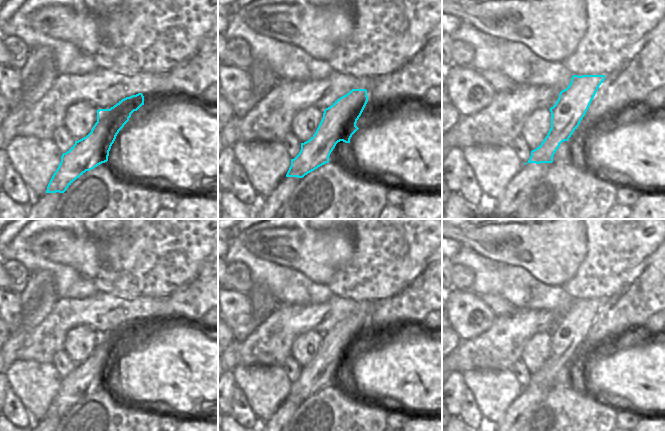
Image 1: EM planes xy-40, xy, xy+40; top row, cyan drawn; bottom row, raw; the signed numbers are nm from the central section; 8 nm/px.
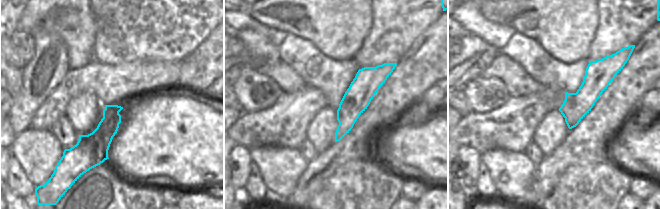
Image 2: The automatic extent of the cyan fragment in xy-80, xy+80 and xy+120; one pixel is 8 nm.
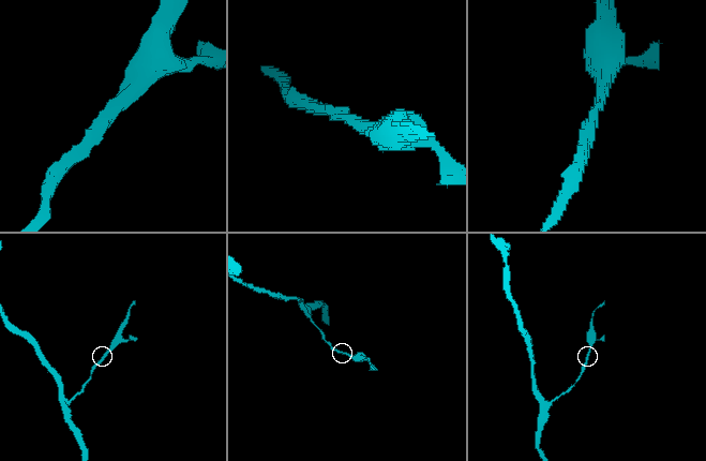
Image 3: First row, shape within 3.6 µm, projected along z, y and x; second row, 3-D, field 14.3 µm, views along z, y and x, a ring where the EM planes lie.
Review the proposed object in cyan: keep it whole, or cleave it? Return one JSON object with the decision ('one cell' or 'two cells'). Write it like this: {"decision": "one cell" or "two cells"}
{"decision": "one cell"}

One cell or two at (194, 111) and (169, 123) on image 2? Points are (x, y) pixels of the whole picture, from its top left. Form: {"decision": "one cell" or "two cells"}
{"decision": "one cell"}

